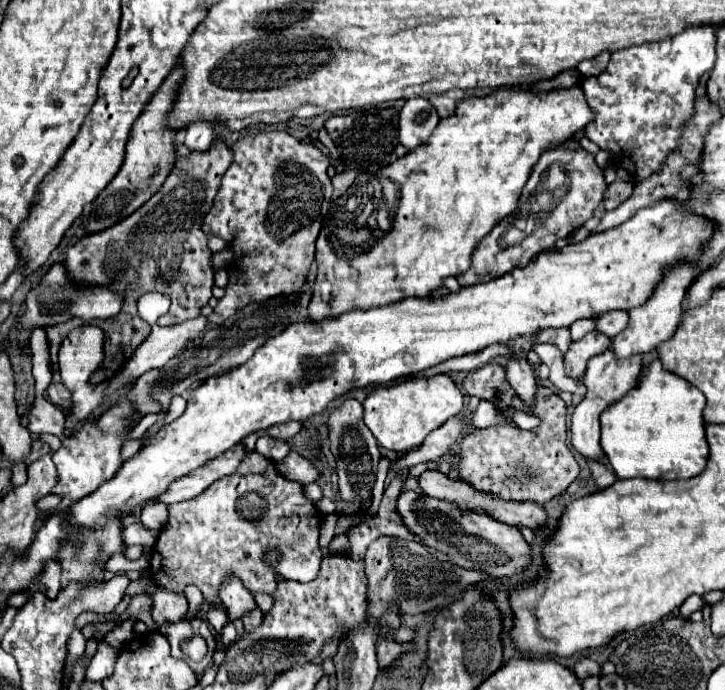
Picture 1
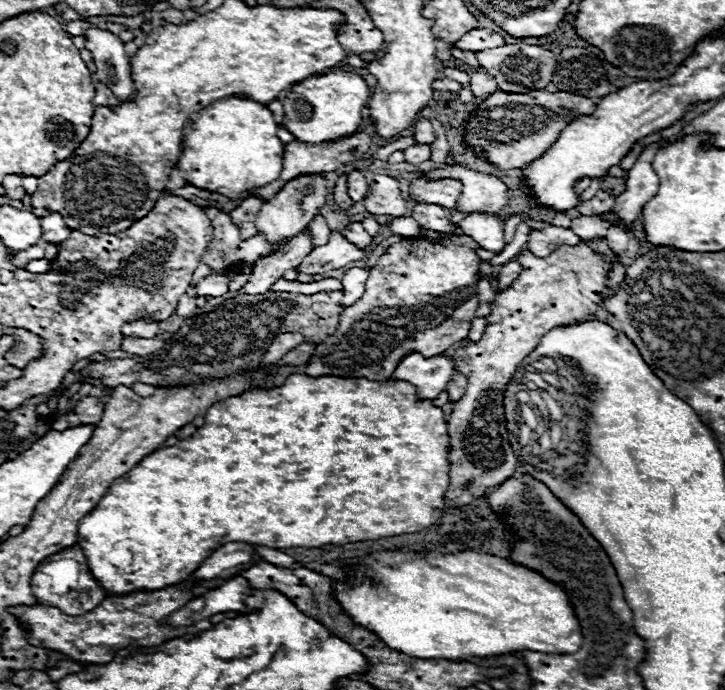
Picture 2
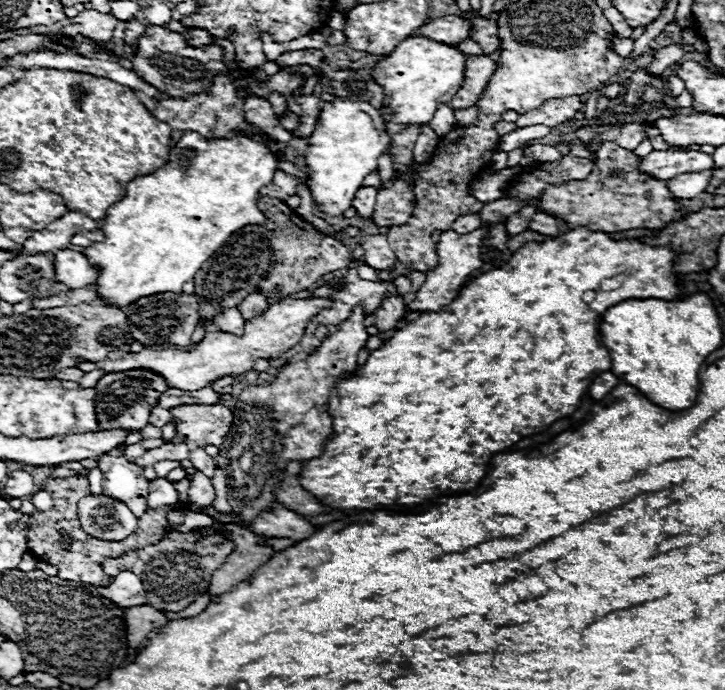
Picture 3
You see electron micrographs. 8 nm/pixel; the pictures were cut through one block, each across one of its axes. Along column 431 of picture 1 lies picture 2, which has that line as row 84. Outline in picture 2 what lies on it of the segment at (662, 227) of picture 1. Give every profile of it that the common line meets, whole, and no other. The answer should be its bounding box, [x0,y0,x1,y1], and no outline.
[282,70,370,144]

